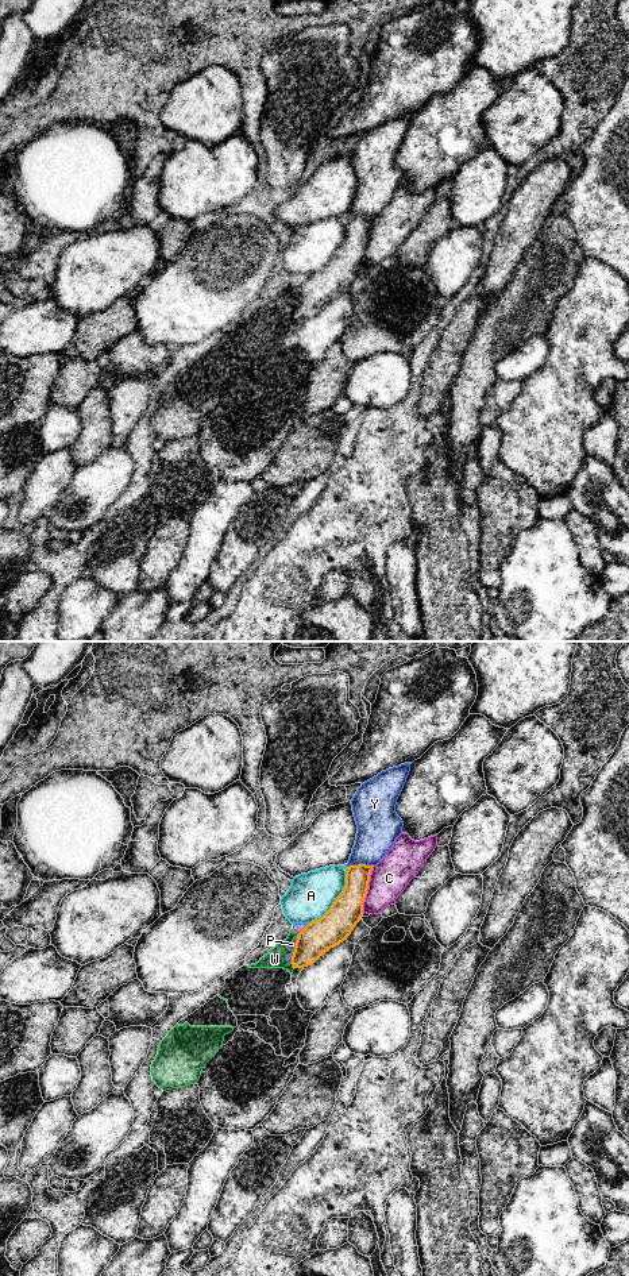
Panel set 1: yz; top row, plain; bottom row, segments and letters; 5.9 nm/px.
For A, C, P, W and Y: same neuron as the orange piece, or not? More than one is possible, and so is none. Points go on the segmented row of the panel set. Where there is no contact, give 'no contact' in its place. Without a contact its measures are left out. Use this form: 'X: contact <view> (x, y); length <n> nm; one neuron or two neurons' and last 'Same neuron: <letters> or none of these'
A: contact yz (336, 898); length 420 nm; two neurons
C: contact yz (367, 889); length 300 nm; two neurons
P: contact yz (294, 951); length 150 nm; two neurons
W: contact yz (293, 966); length 40 nm; two neurons
Y: contact yz (359, 864); length 160 nm; two neurons
Same neuron: none of these

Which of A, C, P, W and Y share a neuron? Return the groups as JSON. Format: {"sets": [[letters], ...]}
{"sets": [["A"], ["C"], ["P", "W"], ["Y"]]}

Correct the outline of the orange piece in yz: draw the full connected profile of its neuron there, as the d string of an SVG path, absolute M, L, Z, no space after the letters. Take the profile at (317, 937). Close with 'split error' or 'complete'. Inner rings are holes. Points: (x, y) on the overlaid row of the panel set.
M366 864L347 867L346 886L331 909L298 933L292 956L293 968L313 964L331 948L347 940L363 915L373 867Z; complete

